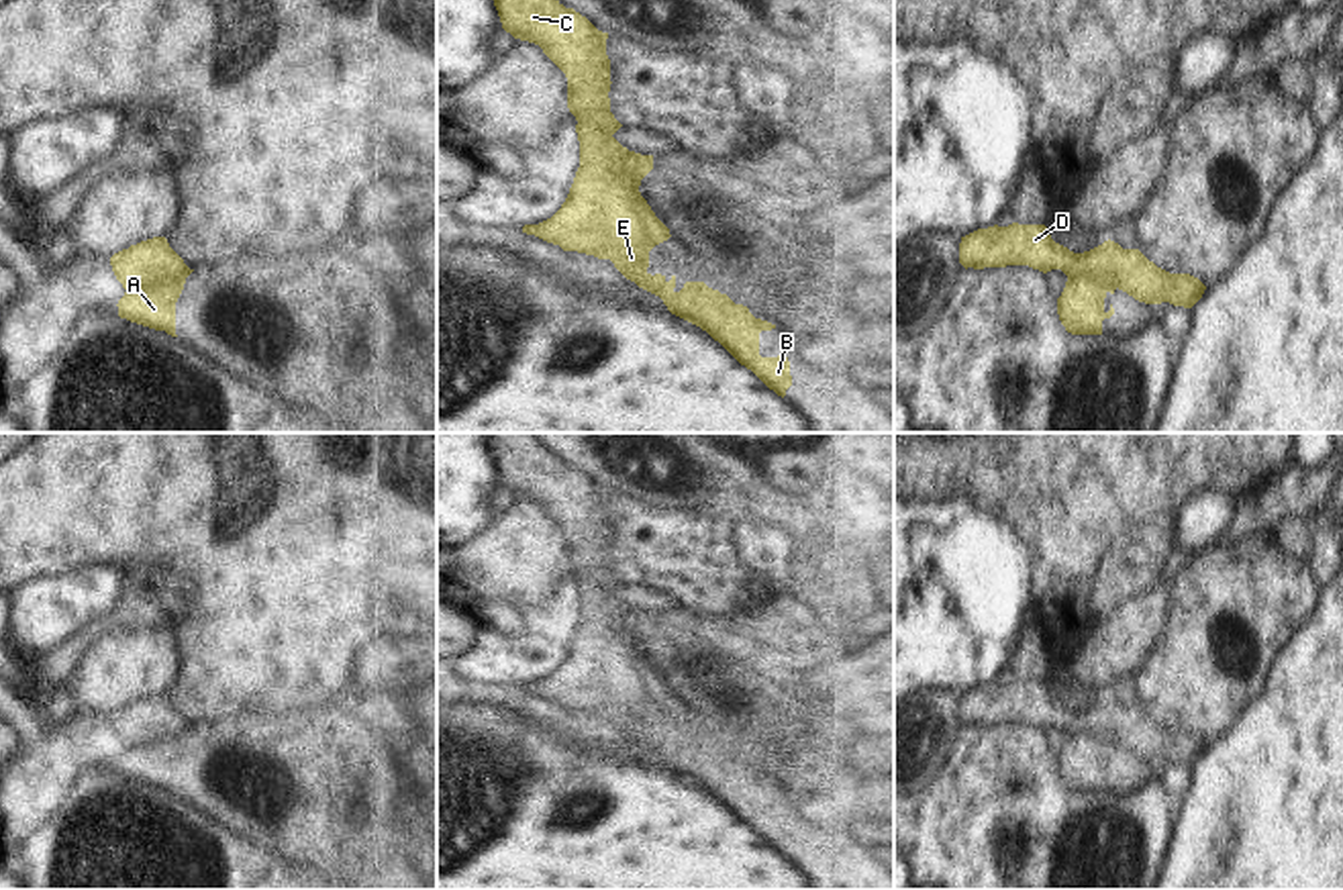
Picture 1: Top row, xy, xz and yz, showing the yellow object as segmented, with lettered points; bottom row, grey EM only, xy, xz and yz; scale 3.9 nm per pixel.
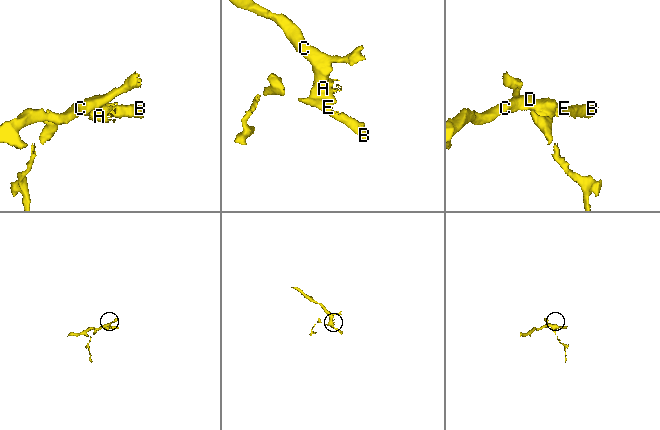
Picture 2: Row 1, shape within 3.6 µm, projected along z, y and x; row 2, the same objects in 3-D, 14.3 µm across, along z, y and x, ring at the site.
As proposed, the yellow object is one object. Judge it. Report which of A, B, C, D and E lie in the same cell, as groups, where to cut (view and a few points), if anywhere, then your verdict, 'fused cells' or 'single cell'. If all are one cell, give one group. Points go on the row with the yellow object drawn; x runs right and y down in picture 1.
A / B C D E | xy (188, 268), (182, 276), (127, 290) | fused cells

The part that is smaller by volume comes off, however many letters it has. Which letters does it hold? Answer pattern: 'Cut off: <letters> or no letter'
Cut off: A

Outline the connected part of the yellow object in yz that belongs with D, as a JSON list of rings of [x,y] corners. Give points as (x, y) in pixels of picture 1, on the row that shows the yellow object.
[[[1045,225],[978,229],[959,243],[959,263],[967,269],[1029,265],[1043,274],[1061,269],[1067,278],[1088,274],[1139,302],[1192,308],[1206,286],[1190,274],[1170,274],[1149,261],[1139,249],[1123,249],[1114,241],[1074,253],[1055,243]]]

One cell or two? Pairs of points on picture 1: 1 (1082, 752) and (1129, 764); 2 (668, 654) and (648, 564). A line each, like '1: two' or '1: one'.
1: one
2: two

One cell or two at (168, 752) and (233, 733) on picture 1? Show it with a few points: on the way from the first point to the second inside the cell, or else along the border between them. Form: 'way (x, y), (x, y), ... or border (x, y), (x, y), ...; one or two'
way (184, 752), (213, 752), (217, 748); one

